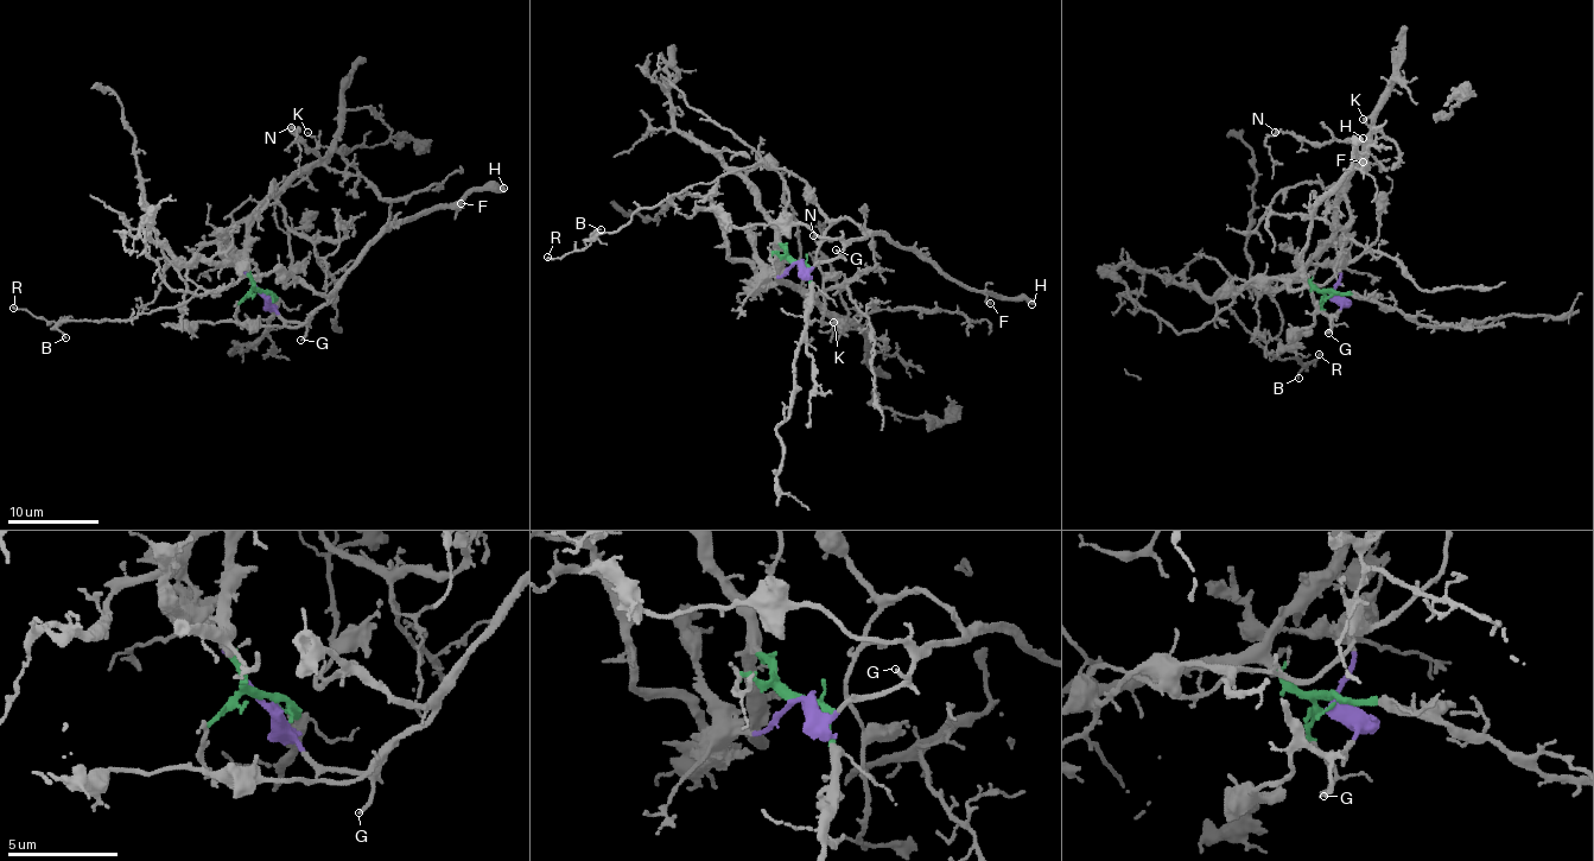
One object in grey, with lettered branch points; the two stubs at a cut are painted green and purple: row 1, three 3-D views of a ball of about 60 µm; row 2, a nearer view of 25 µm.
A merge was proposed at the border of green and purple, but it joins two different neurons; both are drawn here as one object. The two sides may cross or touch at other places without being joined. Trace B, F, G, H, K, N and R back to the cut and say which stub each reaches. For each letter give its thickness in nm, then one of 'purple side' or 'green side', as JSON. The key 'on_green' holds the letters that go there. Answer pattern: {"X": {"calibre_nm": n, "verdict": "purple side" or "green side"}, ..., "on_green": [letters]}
{"B": {"calibre_nm": 90, "verdict": "purple side"}, "F": {"calibre_nm": 100, "verdict": "purple side"}, "G": {"calibre_nm": 170, "verdict": "purple side"}, "H": {"calibre_nm": 480, "verdict": "purple side"}, "K": {"calibre_nm": 140, "verdict": "green side"}, "N": {"calibre_nm": 160, "verdict": "green side"}, "R": {"calibre_nm": 130, "verdict": "purple side"}, "on_green": ["K", "N"]}

